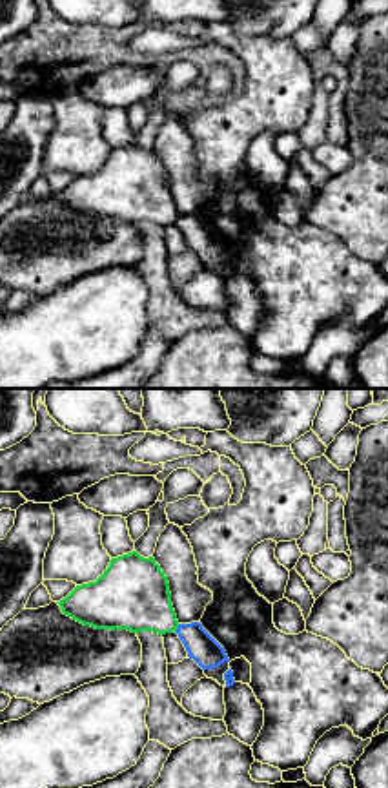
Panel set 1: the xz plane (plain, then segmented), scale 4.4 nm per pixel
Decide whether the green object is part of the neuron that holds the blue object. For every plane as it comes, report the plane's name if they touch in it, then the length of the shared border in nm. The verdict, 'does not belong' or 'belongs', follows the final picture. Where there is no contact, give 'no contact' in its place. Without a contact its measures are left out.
xz | 40 nm

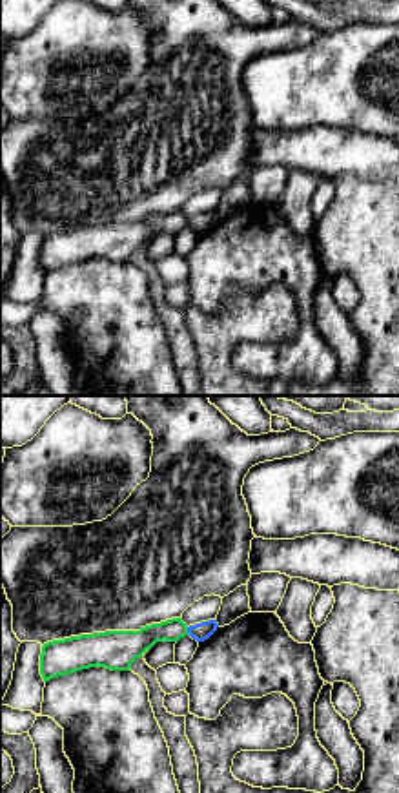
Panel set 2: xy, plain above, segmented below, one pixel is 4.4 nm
xy | 30 nm

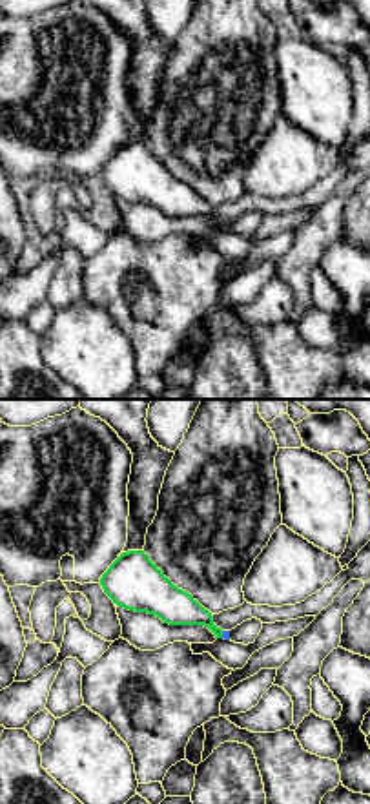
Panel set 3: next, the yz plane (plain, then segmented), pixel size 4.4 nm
yz | 30 nm

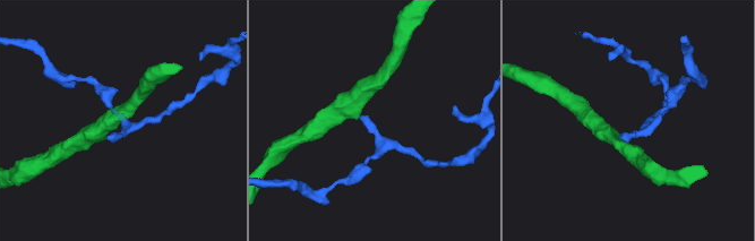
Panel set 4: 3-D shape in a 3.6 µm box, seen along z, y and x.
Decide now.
does not belong

